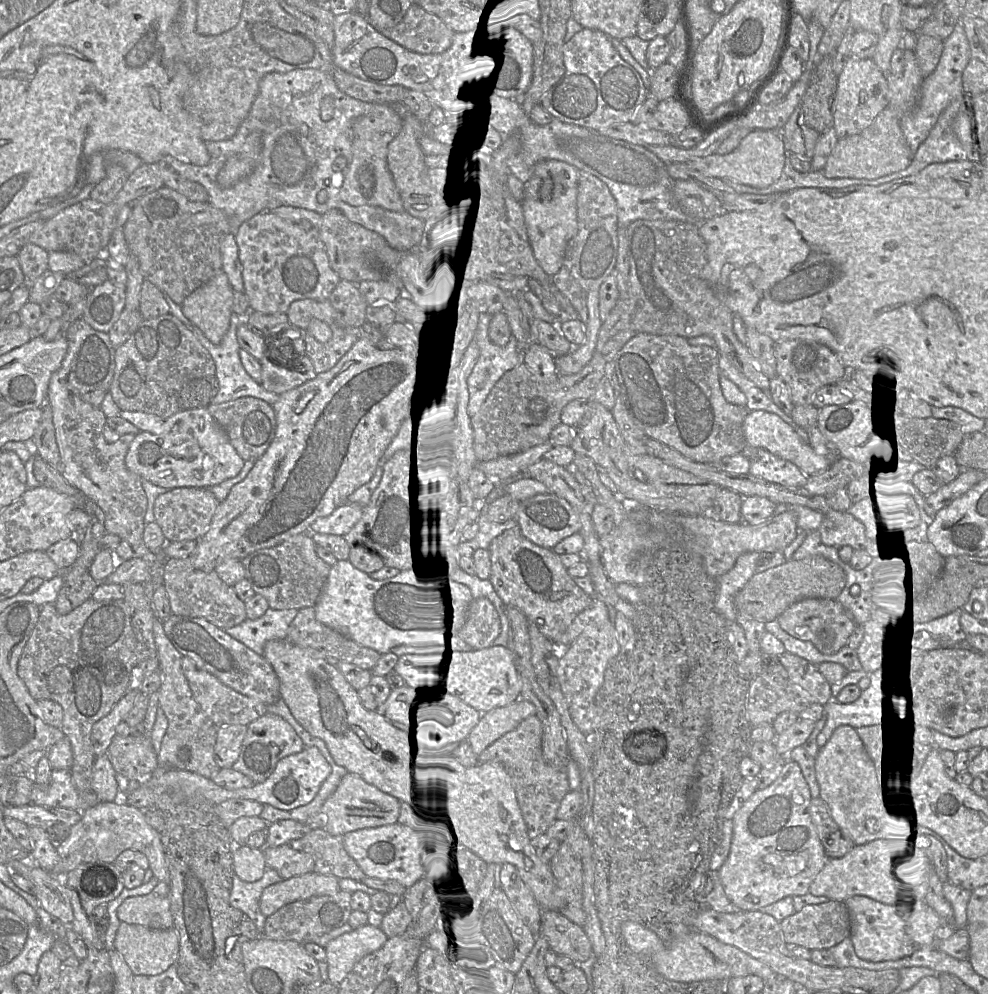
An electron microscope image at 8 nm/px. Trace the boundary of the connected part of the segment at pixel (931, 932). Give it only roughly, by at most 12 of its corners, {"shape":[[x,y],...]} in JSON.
{"shape":[[922,897],[845,904],[850,938],[872,962],[911,956],[943,922]]}

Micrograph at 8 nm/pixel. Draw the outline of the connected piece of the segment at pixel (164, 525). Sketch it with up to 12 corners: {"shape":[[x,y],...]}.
{"shape":[[209,488],[167,490],[154,503],[167,542],[198,541],[220,502]]}

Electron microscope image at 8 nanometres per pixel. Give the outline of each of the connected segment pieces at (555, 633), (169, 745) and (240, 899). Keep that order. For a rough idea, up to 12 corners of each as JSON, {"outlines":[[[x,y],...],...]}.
{"outlines":[[[518,524],[494,538],[488,580],[552,641],[592,598]],[[153,636],[168,719],[159,766],[213,781],[218,727],[194,699],[183,655]],[[268,866],[255,882],[233,876],[230,903],[262,934],[267,917],[260,909],[266,887],[283,879]]]}

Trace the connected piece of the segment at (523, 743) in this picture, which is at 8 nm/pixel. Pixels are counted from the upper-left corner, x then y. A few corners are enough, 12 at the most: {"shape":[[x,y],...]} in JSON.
{"shape":[[524,719],[478,756],[511,778],[530,839],[570,791],[542,755],[541,721]]}

